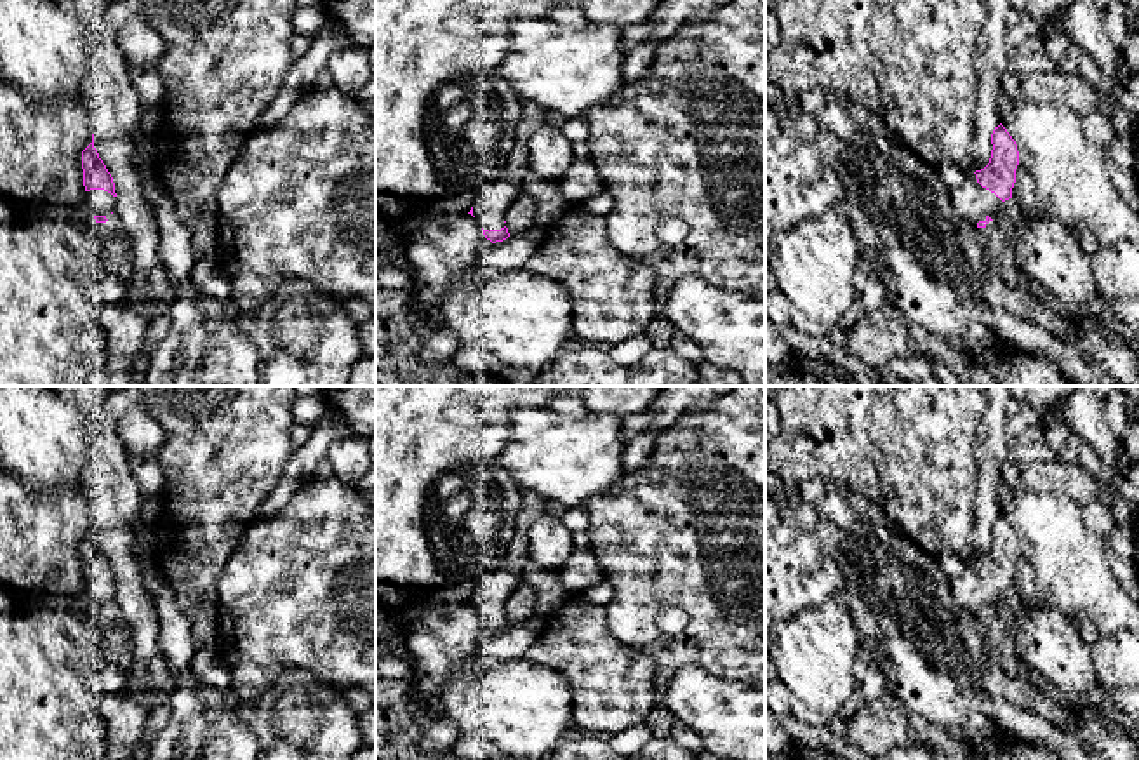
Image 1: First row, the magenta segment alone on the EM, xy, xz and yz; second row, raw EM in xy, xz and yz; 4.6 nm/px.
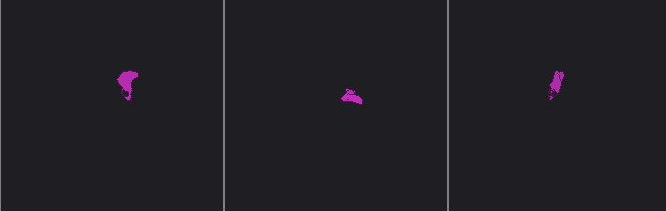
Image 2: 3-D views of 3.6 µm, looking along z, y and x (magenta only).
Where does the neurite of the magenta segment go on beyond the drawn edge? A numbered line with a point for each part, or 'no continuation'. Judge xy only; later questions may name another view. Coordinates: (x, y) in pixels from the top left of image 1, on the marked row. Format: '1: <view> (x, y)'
1: xy (101, 202)

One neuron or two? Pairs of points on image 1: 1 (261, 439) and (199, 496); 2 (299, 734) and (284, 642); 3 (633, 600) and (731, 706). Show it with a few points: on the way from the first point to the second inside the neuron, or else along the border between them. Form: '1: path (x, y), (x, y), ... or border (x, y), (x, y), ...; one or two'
1: path (246, 449), (214, 480); one
2: border (327, 684), (305, 670), (286, 670), (258, 696); two
3: border (731, 680), (696, 665), (682, 665), (663, 693); two

